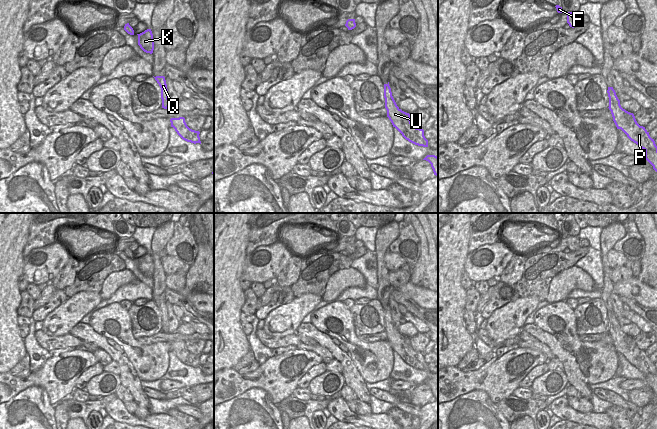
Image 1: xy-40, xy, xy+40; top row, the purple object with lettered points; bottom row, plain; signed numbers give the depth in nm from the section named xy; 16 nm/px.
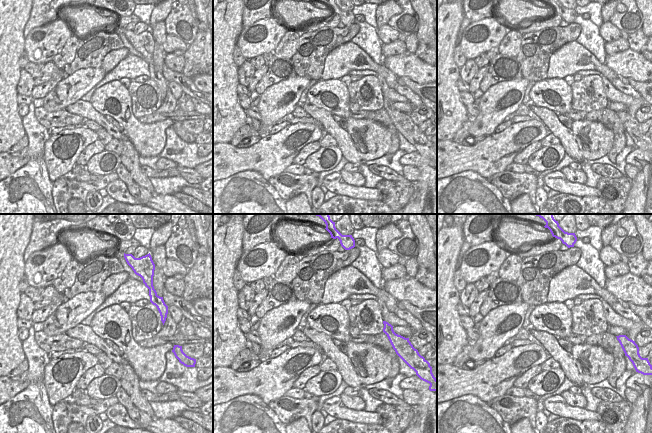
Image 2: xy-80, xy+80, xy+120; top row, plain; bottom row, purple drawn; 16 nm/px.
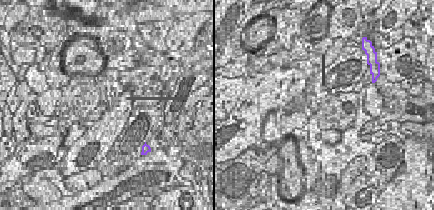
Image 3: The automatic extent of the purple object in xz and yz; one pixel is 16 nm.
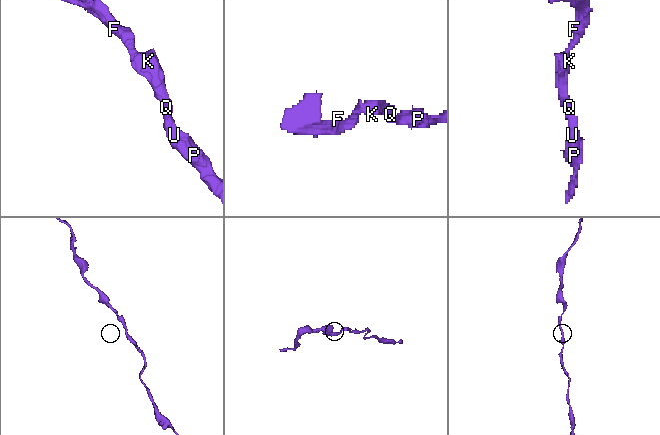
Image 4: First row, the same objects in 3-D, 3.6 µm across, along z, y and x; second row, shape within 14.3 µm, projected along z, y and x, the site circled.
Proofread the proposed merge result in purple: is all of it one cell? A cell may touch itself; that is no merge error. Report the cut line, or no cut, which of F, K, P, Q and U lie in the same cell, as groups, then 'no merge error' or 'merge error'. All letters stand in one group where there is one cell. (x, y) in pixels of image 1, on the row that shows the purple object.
no cut; F K P Q U; no merge error

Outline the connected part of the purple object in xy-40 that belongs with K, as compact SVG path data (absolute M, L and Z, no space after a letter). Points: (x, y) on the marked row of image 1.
M147 29L138 35L138 45L146 53L153 53L154 39L151 29Z

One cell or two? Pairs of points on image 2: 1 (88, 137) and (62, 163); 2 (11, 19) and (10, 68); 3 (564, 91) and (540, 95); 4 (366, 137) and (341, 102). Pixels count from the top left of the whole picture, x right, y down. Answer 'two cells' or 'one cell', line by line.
1: one cell
2: one cell
3: one cell
4: one cell

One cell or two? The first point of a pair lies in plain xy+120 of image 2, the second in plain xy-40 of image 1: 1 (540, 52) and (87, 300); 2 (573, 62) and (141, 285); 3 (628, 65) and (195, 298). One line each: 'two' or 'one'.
1: two
2: two
3: one

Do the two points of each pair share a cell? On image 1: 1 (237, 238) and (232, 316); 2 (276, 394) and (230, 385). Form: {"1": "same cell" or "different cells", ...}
{"1": "same cell", "2": "same cell"}

